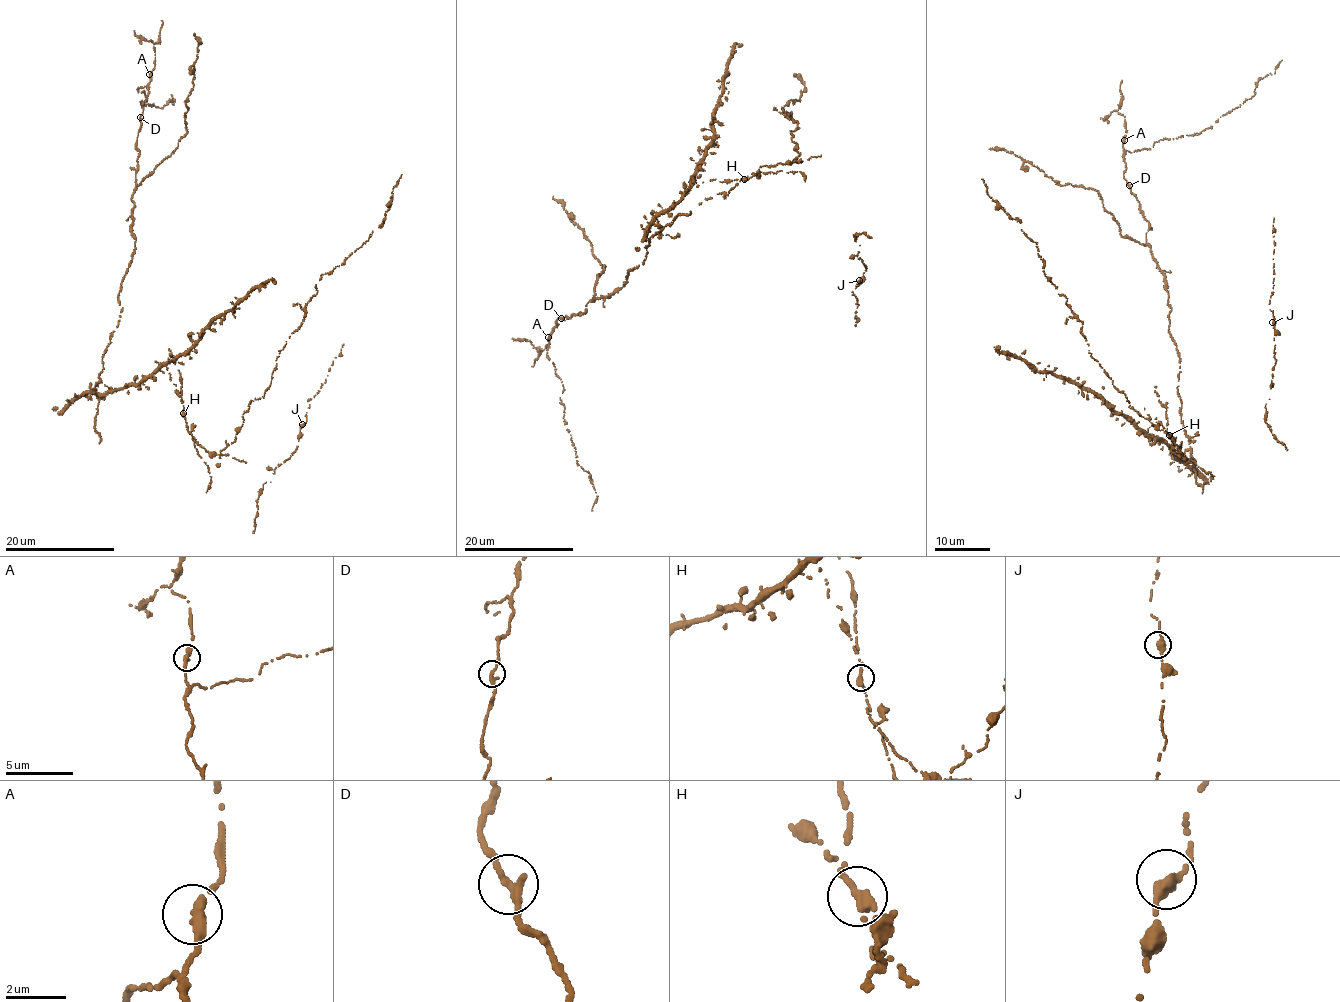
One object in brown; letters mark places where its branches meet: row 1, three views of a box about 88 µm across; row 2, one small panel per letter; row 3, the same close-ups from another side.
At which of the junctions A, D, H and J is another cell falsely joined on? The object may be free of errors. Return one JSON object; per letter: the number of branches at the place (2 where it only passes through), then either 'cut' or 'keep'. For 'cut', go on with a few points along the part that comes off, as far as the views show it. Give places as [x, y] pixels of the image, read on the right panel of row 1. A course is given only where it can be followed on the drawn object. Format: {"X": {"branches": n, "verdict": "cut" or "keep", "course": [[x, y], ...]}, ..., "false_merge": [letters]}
{"A": {"branches": 2, "verdict": "keep"}, "D": {"branches": 2, "verdict": "keep"}, "H": {"branches": 2, "verdict": "cut", "course": [[1169, 435], [1178, 455], [1091, 355], [1036, 242], [982, 179]]}, "J": {"branches": 2, "verdict": "keep"}, "false_merge": ["H"]}

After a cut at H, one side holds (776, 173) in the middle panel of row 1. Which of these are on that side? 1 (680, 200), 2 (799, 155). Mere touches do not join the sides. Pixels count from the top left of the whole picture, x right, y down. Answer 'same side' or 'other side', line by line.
1: same side
2: other side

